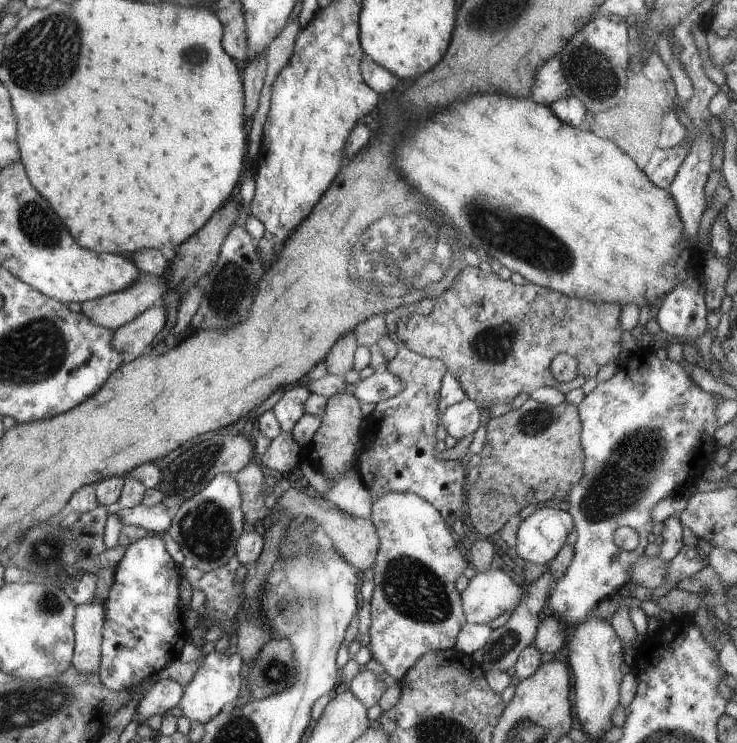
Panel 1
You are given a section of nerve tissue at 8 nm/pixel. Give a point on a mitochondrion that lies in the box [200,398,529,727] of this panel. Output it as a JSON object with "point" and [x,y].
{"point":[411,588]}

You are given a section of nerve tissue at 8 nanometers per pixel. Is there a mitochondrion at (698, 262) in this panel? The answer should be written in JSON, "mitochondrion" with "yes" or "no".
{"mitochondrion":"no"}

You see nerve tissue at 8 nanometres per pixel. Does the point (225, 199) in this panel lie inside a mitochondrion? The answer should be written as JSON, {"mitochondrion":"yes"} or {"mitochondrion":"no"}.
{"mitochondrion":"no"}

